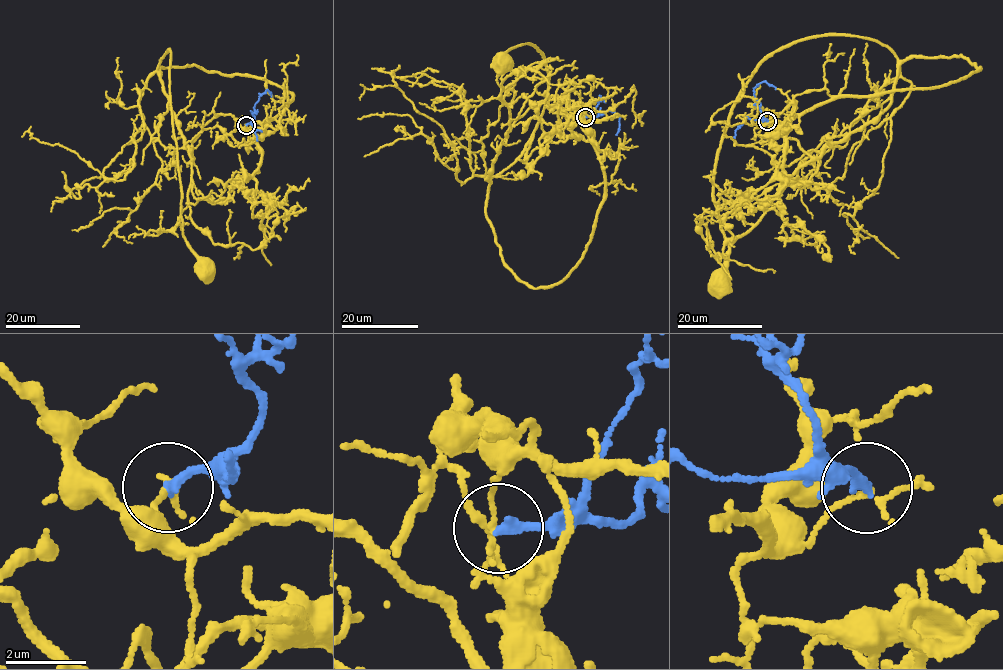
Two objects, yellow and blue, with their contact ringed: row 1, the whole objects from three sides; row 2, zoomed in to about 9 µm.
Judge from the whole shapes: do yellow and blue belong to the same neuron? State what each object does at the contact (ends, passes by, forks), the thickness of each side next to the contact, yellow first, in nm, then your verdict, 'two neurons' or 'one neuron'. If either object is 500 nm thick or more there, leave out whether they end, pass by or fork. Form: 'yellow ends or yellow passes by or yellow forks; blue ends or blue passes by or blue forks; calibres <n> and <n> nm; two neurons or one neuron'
yellow forks; blue ends; calibres 90 and 240 nm; two neurons

